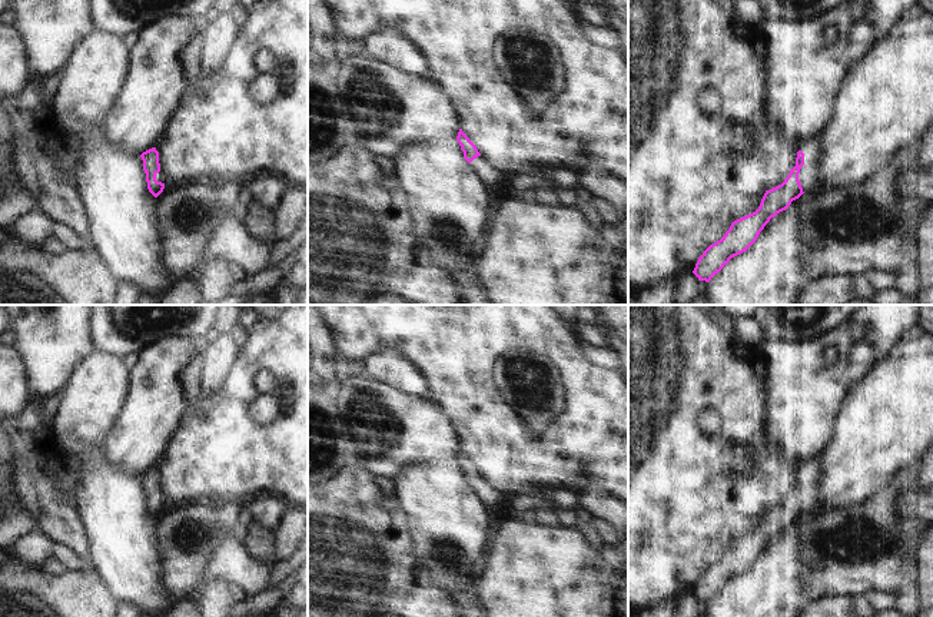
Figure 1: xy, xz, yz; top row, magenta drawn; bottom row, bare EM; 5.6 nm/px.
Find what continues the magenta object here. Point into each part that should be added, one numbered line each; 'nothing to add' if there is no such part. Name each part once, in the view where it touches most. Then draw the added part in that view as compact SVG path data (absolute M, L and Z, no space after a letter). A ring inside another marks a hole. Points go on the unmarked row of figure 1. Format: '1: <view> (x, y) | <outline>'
1: yz (812, 468) | M821 454L803 462L800 471L804 474L804 485L800 490L798 501L803 512L811 512L817 500L820 477L823 472Z

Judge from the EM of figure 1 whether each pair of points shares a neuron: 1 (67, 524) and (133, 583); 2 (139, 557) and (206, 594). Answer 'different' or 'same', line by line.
1: different
2: different

